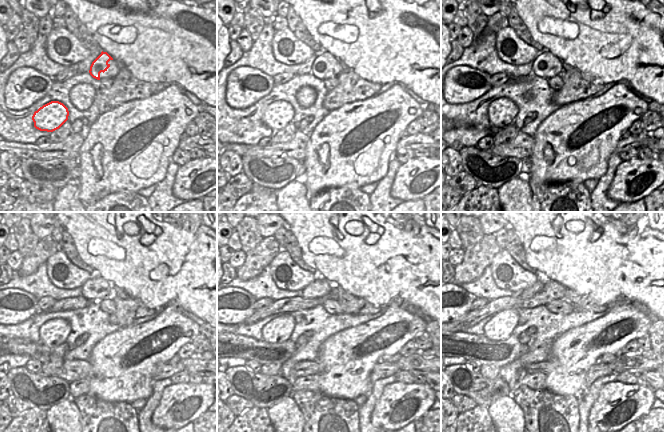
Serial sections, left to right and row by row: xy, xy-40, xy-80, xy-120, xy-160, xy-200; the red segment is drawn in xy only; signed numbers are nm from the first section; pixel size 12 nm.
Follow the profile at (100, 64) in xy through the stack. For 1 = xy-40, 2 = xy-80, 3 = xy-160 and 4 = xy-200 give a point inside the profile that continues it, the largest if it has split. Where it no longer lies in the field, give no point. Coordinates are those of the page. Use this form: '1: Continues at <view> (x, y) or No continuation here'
1: Continues at xy-40 (325, 62)
2: Continues at xy-80 (544, 63)
3: Continues at xy-160 (318, 288)
4: Continues at xy-200 (537, 287).

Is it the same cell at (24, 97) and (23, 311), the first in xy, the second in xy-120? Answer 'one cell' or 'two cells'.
one cell

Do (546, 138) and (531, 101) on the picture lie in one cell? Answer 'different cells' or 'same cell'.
different cells

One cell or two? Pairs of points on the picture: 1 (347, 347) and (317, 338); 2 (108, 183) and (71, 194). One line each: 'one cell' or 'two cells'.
1: two cells
2: two cells

